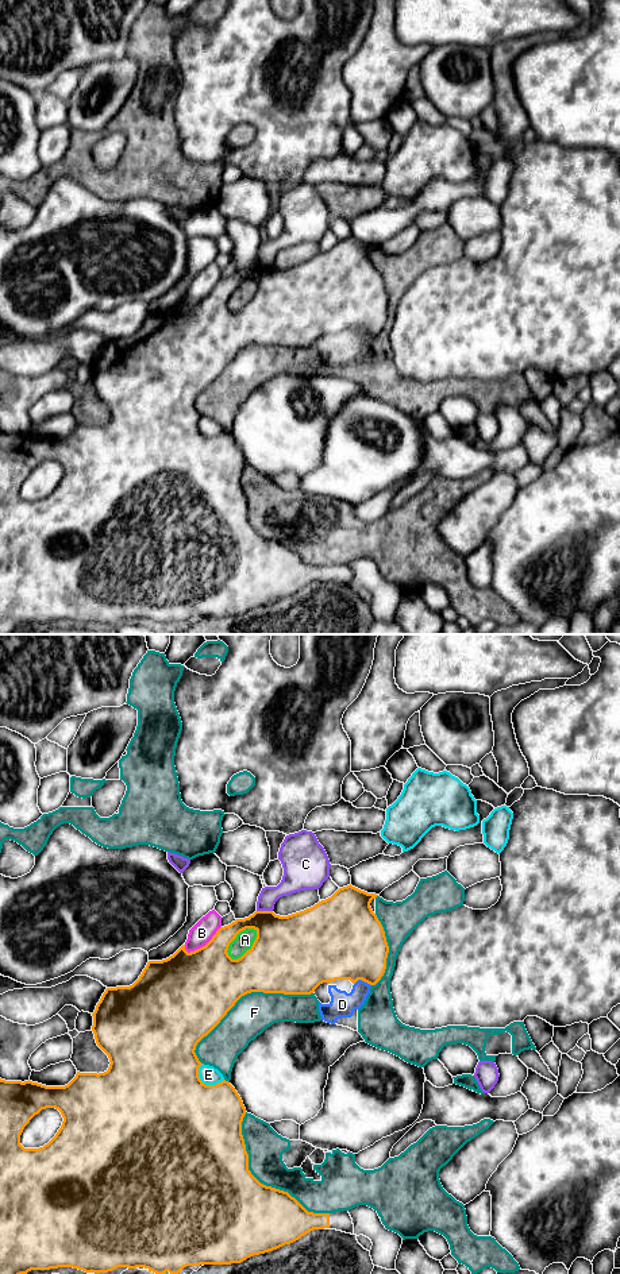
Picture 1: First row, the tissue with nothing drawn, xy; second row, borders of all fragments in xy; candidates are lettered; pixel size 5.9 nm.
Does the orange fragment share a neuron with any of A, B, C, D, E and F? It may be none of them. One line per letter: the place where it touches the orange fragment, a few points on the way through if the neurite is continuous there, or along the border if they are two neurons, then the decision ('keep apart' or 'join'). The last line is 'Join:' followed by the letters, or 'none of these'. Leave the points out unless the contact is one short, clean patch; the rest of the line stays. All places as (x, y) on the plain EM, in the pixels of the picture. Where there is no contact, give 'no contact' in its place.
A: xy (247, 302) | keep apart
B: xy (203, 298) | keep apart
C: xy (265, 263) | keep apart
D: xy (362, 332) | keep apart
E: xy (207, 437) | keep apart
F: xy (245, 346) | keep apart
Join: none of these

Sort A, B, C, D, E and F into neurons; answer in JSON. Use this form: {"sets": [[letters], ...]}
{"sets": [["A", "D", "F"], ["B"], ["C"], ["E"]]}

